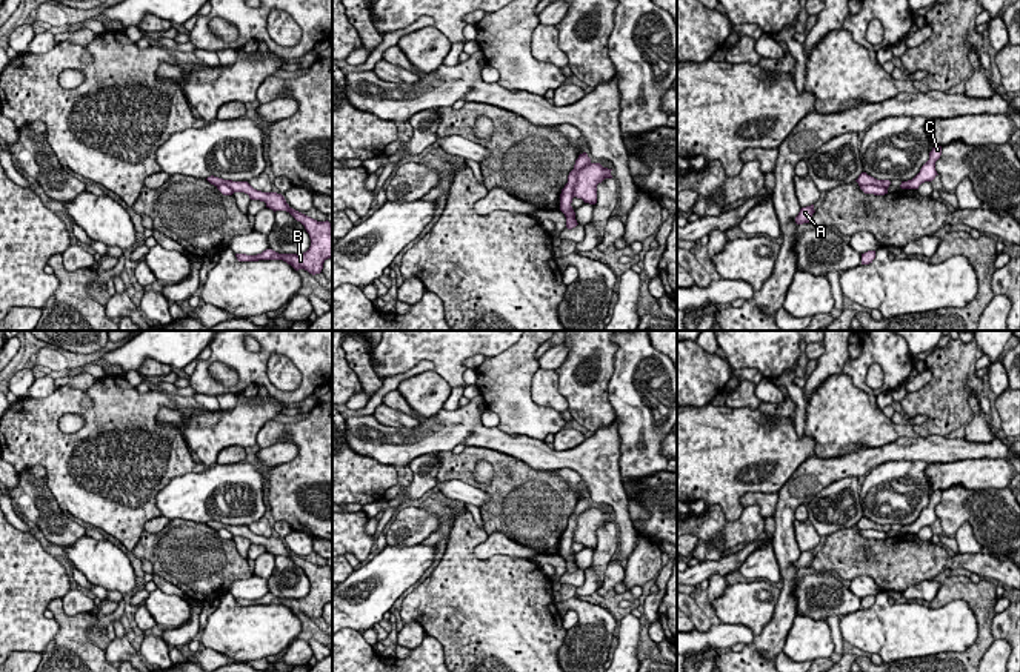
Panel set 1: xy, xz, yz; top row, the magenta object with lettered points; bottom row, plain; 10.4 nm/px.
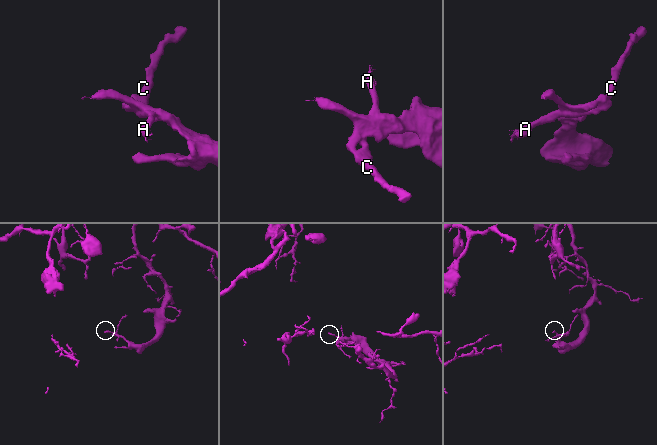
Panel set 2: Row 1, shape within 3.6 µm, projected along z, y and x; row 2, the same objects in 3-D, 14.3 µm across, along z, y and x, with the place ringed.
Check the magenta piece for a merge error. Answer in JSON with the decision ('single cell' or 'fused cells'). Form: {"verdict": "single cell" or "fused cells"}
{"verdict": "fused cells"}

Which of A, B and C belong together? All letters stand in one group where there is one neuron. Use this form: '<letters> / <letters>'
A C / B

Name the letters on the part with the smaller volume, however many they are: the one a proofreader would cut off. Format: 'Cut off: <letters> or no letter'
Cut off: A, C

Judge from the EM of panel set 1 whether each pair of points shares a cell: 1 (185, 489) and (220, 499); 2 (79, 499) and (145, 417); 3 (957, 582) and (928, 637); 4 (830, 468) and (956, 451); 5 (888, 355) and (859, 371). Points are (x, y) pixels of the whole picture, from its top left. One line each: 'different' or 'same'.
1: same
2: same
3: different
4: same
5: same

